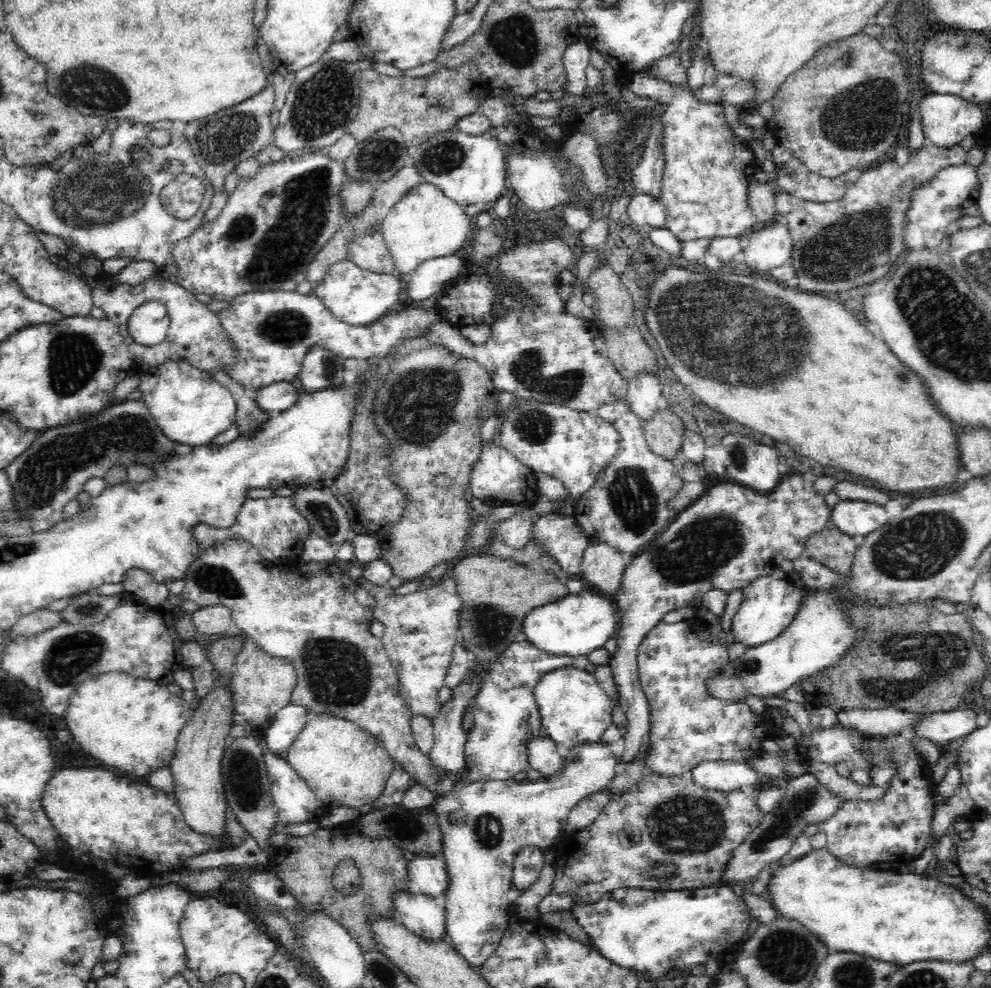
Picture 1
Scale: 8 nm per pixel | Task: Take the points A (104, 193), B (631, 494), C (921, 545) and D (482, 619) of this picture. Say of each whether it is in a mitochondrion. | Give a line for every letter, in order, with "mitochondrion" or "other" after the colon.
A: mitochondrion
B: mitochondrion
C: mitochondrion
D: mitochondrion

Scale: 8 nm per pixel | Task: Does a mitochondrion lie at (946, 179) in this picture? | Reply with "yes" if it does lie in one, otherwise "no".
no

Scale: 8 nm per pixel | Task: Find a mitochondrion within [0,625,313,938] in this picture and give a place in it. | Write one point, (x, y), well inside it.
(69, 656)

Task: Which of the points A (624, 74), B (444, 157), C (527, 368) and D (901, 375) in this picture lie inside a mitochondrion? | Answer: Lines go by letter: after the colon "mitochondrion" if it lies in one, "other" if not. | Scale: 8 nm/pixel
A: other
B: mitochondrion
C: mitochondrion
D: mitochondrion

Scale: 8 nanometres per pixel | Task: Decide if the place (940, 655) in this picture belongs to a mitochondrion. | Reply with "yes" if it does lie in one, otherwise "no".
yes

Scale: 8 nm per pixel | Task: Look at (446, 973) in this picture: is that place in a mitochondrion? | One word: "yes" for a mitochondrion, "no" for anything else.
no

